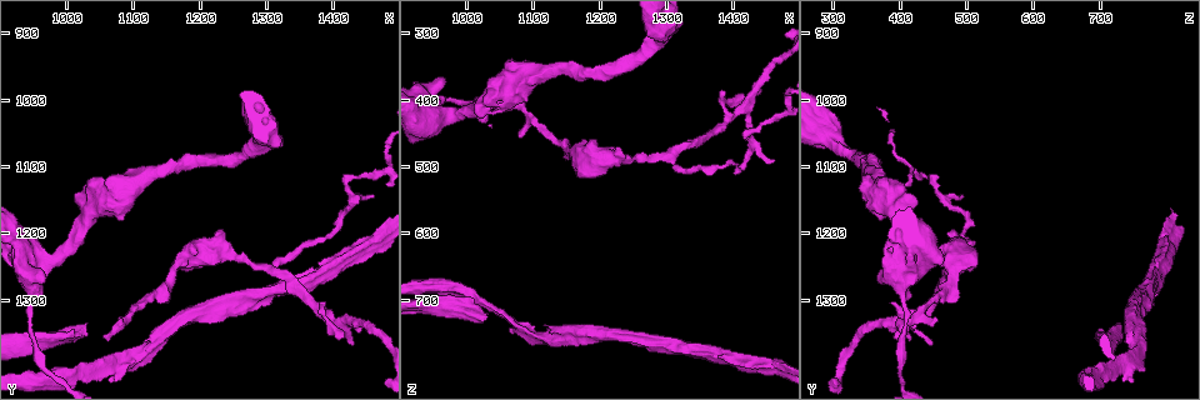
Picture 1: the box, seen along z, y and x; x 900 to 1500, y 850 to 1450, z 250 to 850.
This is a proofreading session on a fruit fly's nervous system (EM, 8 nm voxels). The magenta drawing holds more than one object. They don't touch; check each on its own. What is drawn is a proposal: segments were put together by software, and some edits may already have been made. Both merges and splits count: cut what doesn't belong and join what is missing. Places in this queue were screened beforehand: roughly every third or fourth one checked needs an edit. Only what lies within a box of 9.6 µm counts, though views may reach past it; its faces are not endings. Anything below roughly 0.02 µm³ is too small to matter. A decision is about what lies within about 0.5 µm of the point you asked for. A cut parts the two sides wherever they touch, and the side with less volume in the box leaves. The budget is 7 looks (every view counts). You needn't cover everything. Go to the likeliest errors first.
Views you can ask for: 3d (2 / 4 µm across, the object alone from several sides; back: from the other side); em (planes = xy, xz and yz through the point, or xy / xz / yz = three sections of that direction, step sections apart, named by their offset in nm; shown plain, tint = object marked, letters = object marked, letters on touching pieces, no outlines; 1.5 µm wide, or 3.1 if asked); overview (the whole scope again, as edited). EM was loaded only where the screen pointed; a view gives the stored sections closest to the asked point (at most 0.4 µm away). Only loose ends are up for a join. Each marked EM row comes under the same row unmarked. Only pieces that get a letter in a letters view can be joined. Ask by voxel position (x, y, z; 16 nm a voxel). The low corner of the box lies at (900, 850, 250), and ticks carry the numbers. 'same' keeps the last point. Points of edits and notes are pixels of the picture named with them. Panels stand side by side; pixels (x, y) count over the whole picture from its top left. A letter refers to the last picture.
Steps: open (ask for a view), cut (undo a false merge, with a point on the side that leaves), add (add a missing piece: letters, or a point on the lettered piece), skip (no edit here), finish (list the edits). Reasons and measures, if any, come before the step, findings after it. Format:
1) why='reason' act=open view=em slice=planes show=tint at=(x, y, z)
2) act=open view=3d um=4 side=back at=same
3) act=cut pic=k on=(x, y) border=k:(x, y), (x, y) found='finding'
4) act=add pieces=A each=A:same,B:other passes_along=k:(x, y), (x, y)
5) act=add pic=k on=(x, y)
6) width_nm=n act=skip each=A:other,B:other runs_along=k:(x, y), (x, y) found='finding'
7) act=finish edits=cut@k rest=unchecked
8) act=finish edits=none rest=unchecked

why='branch stops here' act=open view=em slice=planes show=letters at=(1030, 1340, 730)

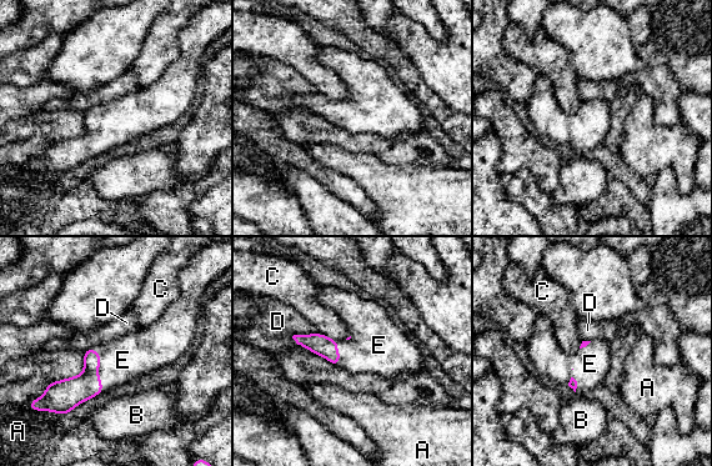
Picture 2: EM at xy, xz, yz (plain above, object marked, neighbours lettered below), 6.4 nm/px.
longest_contact=E:300nm act=add pieces=E each=A:other,B:other,C:other,D:other,E:same found='the neuron continues'

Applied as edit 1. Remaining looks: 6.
why='see it whole again' act=open view=overview

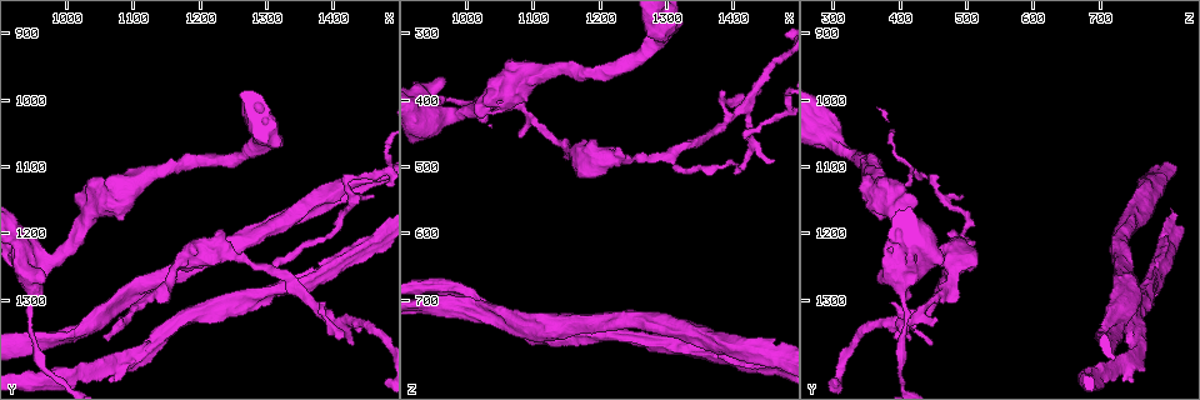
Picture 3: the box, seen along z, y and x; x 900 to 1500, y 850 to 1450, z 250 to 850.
why='free end' act=open view=em slice=planes show=letters at=(1055, 1360, 415)

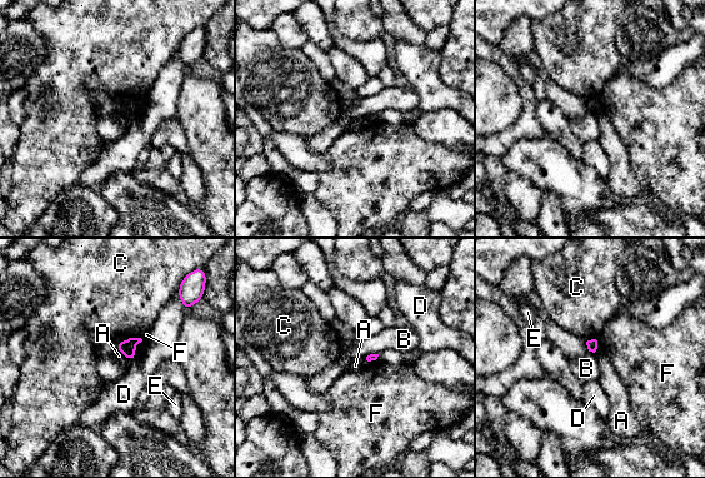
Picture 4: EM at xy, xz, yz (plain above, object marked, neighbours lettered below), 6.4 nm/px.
longest_contact=F:180nm act=skip each=A:other,B:other,C:other,D:other,E:other,F:other found='none of them fits'

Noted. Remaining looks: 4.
act=finish edits=add@2 rest=unchecked

